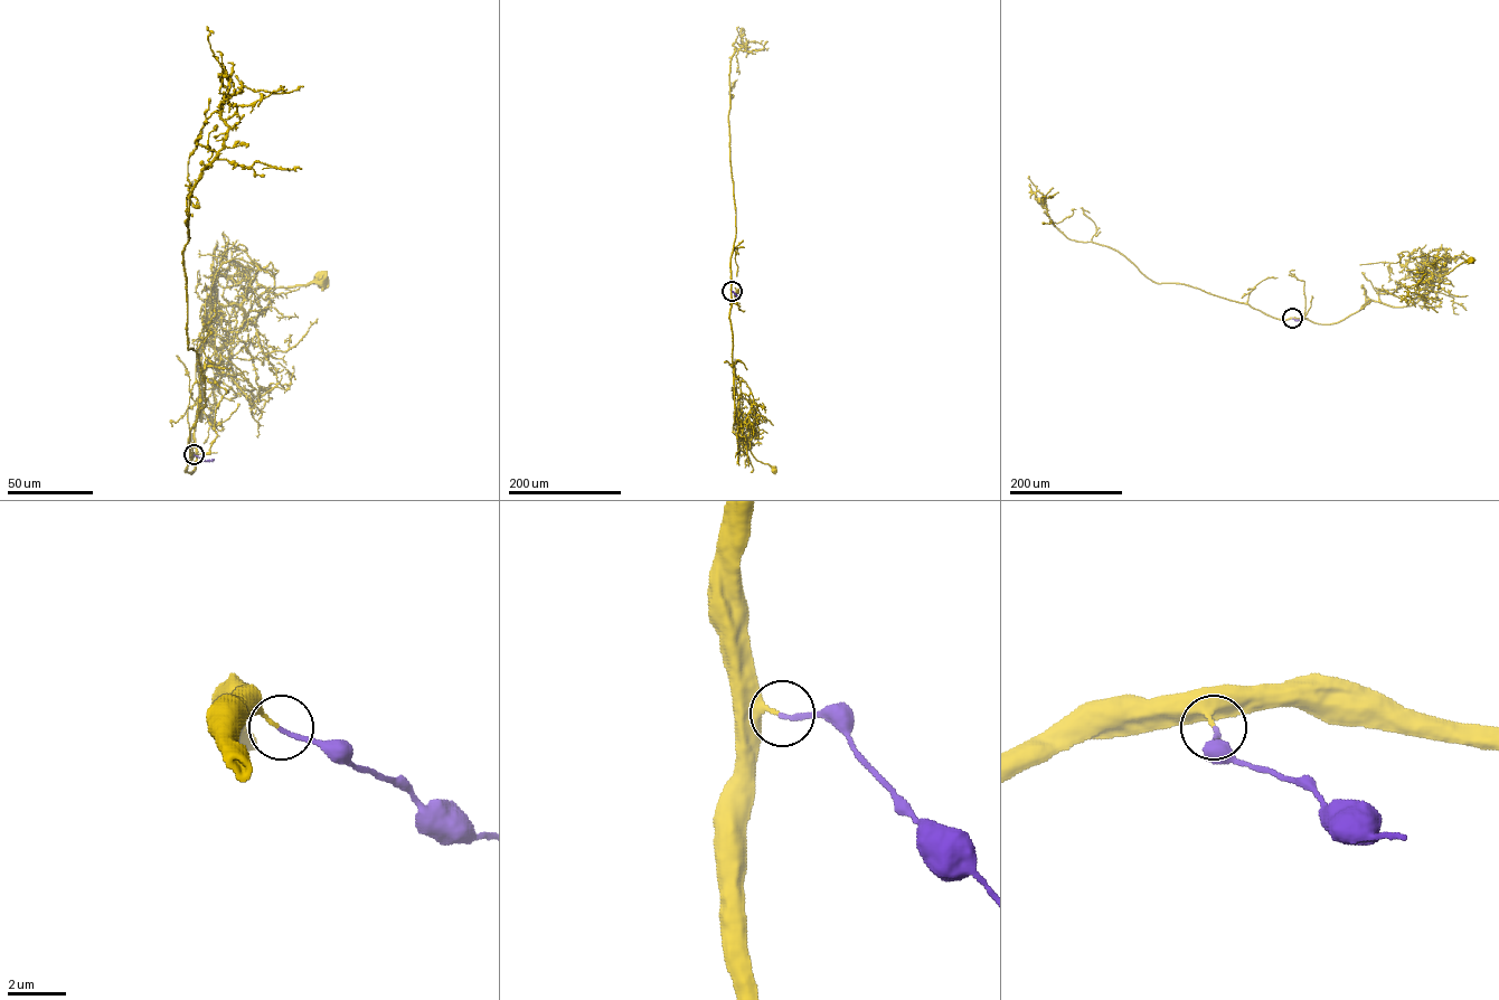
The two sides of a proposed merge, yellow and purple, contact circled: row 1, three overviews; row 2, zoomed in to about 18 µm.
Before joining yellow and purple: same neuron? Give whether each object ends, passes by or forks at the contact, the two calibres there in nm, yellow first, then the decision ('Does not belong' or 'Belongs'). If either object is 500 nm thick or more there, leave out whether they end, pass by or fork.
At the ring yellow ends. At the ring purple ends. Thickness 140 nm (yellow) against 160 nm. Belongs

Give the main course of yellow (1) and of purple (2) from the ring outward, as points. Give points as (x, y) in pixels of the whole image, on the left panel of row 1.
1: (194, 454), (189, 472), (199, 397), (201, 418), (201, 347), (223, 346), (270, 289), (323, 280)
2: (194, 454), (205, 461), (214, 460)

